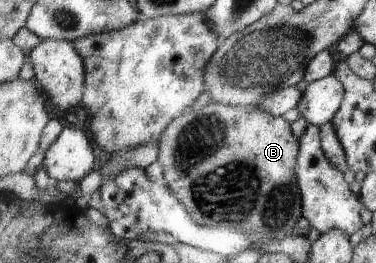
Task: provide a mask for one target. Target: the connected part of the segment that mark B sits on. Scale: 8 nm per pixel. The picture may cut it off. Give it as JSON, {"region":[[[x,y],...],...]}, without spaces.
{"region":[[[209,102],[209,104],[201,110],[188,110],[186,113],[180,115],[176,120],[173,120],[160,141],[159,160],[163,164],[165,183],[173,190],[173,194],[185,204],[185,208],[191,212],[193,220],[201,226],[209,227],[226,227],[232,226],[246,229],[250,232],[257,232],[261,236],[267,236],[267,238],[277,238],[277,240],[283,240],[285,236],[289,234],[298,233],[297,220],[302,217],[302,194],[297,180],[296,167],[297,156],[300,152],[300,139],[293,136],[293,130],[291,130],[291,124],[285,120],[285,118],[273,116],[269,112],[265,112],[263,108],[259,106],[246,106],[246,105],[227,105],[217,102]]]}

